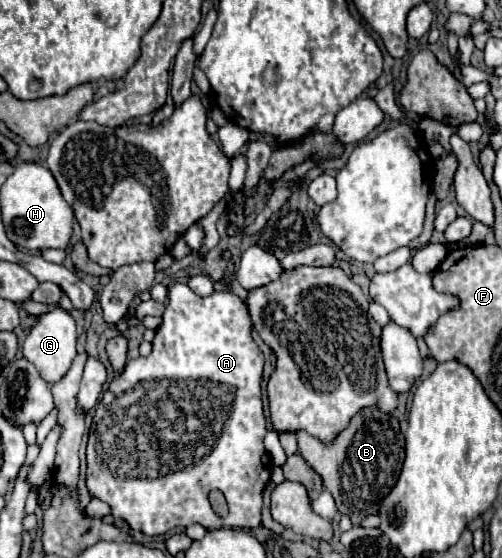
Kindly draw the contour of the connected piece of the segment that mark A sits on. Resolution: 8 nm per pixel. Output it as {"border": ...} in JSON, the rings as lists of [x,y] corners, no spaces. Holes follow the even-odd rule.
{"border":[[[171,284],[169,286],[169,304],[163,314],[161,326],[155,330],[153,350],[149,356],[129,360],[121,376],[117,376],[107,392],[103,394],[101,402],[97,404],[97,412],[93,416],[93,424],[89,430],[89,444],[87,444],[87,488],[93,496],[107,502],[111,506],[111,514],[115,518],[125,520],[133,530],[143,532],[147,536],[157,536],[173,530],[175,526],[191,526],[201,524],[207,530],[213,528],[257,528],[261,524],[261,506],[263,506],[263,490],[271,478],[271,456],[263,446],[263,438],[267,434],[267,424],[263,416],[263,402],[261,402],[261,378],[263,378],[263,352],[259,350],[257,342],[253,340],[253,324],[249,318],[247,304],[231,294],[231,292],[213,292],[211,296],[195,294],[187,284]],[[221,490],[229,504],[227,518],[217,516],[209,504],[209,492]]]}

